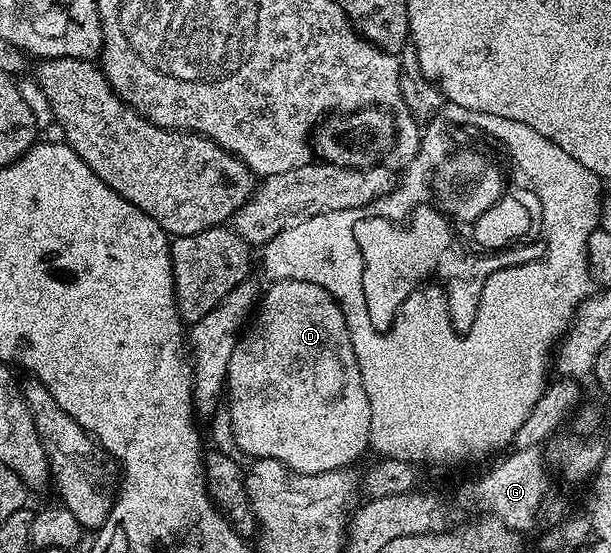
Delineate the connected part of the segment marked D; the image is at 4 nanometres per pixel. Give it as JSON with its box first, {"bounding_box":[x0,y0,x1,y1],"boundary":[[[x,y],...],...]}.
{"bounding_box":[225,279,372,475],"boundary":[[[276,279],[269,284],[271,287],[261,292],[256,314],[249,320],[243,330],[236,349],[232,349],[232,361],[228,361],[226,370],[225,394],[230,399],[230,427],[234,430],[234,443],[251,460],[275,459],[280,461],[290,471],[301,475],[315,475],[340,471],[354,465],[370,447],[370,422],[372,409],[368,405],[368,393],[364,393],[364,381],[360,377],[360,365],[356,361],[356,353],[352,349],[352,337],[348,325],[344,321],[344,313],[340,305],[320,285],[312,285],[312,281],[292,281],[291,279]]]}

